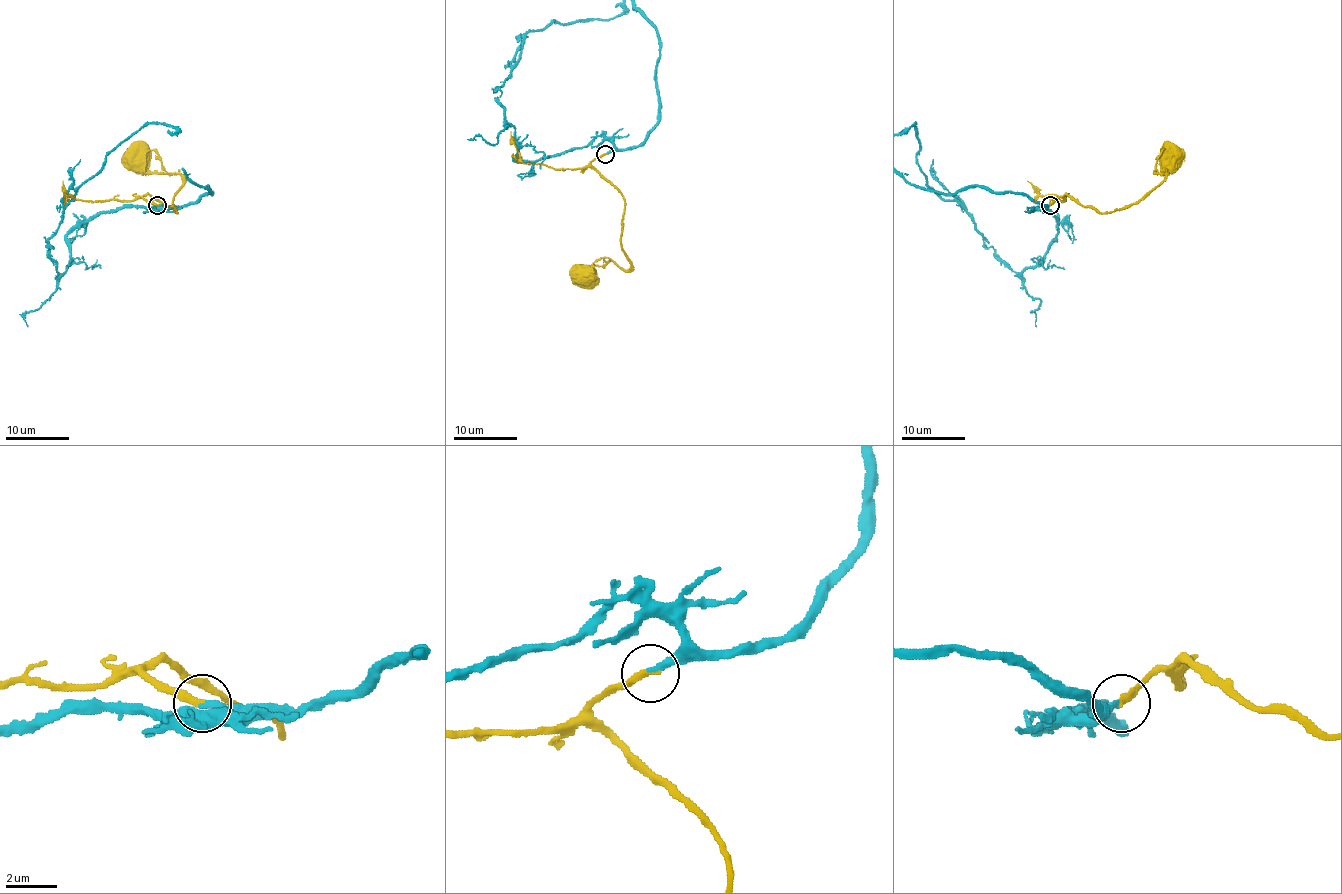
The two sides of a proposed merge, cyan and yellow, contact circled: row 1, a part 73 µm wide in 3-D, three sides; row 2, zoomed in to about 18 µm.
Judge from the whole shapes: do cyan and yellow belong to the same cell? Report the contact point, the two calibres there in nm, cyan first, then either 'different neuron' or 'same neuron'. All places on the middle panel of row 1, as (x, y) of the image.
at (605, 154); 280 nm thick on the cyan side, 300 nm on the other; same neuron

